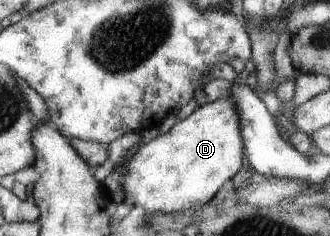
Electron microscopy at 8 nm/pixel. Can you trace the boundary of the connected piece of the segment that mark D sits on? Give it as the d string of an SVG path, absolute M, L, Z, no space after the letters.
M231 97L215 99L195 107L185 119L177 119L167 132L158 135L137 148L137 152L123 162L124 171L118 177L124 190L123 205L143 207L146 214L179 212L183 209L193 209L205 205L225 180L241 168L243 141L240 135L240 120L234 100Z

